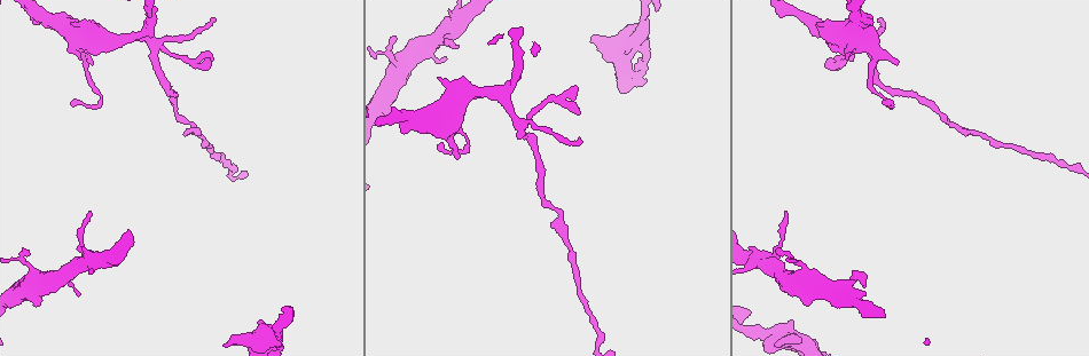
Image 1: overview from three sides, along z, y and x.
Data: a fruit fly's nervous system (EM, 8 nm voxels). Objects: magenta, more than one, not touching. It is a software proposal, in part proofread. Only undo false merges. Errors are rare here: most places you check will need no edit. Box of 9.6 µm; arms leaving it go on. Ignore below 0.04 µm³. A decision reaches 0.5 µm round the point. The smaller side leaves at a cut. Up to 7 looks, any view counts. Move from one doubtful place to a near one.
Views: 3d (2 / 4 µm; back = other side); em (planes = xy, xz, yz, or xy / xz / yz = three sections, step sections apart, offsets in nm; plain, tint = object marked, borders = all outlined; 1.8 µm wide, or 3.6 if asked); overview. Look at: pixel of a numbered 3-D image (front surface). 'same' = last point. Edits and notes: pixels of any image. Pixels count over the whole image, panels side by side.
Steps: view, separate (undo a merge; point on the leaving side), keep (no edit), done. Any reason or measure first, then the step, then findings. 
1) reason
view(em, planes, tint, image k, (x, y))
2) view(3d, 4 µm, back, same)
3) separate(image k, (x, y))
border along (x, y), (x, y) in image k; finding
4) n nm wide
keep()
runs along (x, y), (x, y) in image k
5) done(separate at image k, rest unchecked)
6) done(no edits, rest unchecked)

thick turns thin
view(em, yz, step 16, borders, image 1, (463, 17))

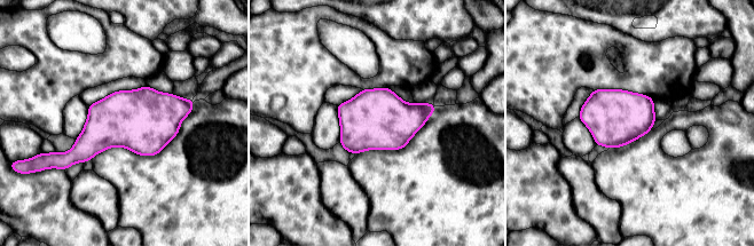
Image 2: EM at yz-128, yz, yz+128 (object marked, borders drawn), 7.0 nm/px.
keep()
continuous, no second neuron

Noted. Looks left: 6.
branch point
view(em, 3.6 µm, planes, tint, image 1, (772, 337))

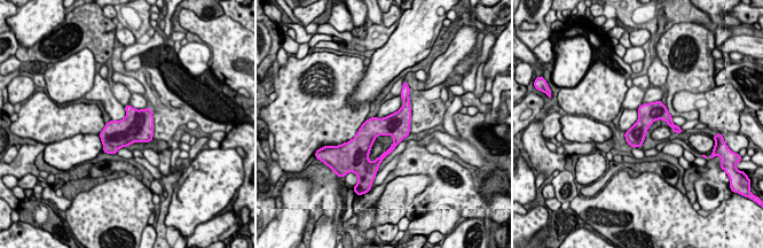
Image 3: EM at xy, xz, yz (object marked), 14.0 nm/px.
260 nm wide
keep()
runs along (407, 101), (359, 145) in image 3; one neuron here

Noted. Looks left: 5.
abrupt turn
view(3d, 4 µm, image 1, (151, 40))

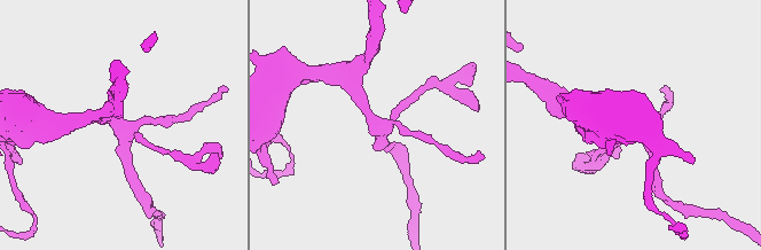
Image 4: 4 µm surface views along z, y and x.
view(em, yz, step 8, tint, image 4, (379, 124))

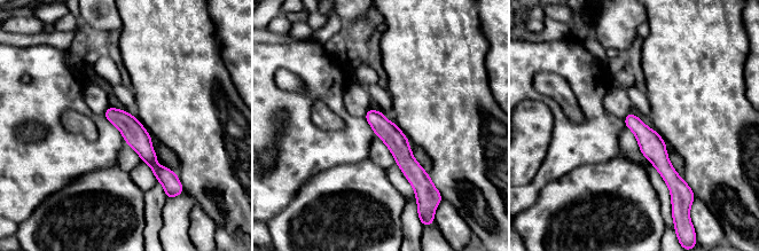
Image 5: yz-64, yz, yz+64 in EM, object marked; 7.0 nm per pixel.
view(em, xz, step 4, tint, same)

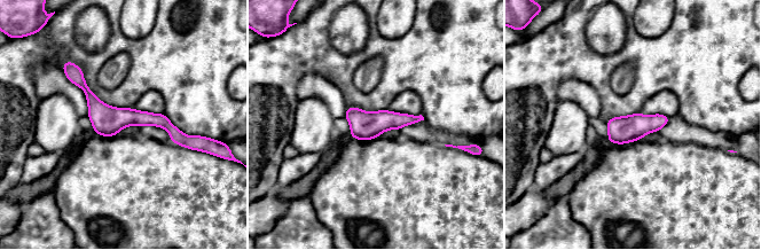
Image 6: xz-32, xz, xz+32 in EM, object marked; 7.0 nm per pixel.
keep()
runs along (70, 75), (110, 117), (159, 119), (186, 139) in image 6; one neuron here

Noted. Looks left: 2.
done(no edits, rest unchecked)

